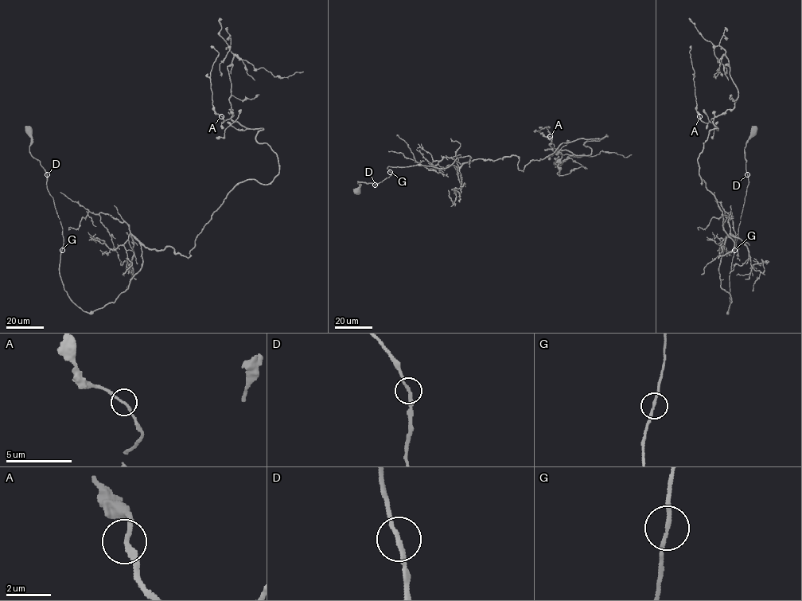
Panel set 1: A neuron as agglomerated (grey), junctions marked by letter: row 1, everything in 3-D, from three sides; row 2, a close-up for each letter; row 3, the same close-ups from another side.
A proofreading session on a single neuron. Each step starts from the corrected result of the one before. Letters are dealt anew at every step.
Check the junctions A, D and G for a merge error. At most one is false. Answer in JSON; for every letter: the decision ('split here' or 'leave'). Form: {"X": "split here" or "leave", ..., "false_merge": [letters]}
{"A": "leave", "D": "leave", "G": "leave", "false_merge": []}

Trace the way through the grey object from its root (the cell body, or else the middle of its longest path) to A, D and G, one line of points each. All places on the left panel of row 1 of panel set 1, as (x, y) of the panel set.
A: (29, 132), (64, 290), (92, 313), (142, 244), (188, 257), (236, 185), (278, 174), (263, 129), (221, 116)
D: (29, 132), (31, 138), (29, 153), (40, 161), (46, 174)
G: (29, 132), (31, 138), (29, 153), (40, 161), (46, 174), (47, 189), (53, 199), (62, 228), (62, 250)

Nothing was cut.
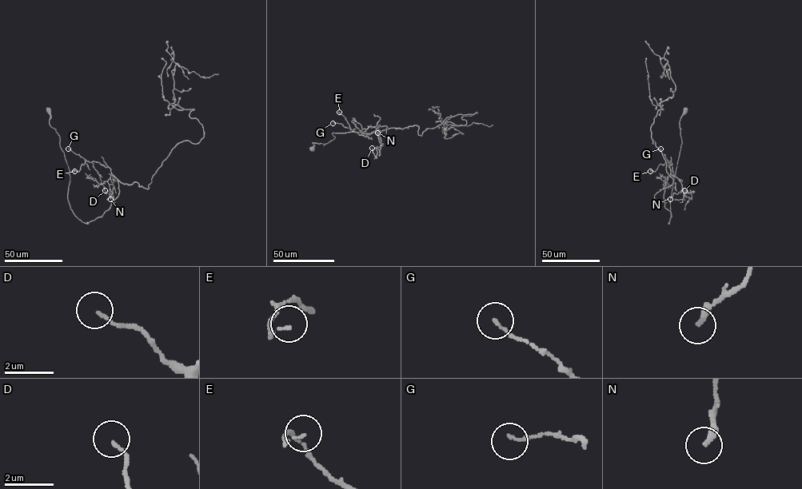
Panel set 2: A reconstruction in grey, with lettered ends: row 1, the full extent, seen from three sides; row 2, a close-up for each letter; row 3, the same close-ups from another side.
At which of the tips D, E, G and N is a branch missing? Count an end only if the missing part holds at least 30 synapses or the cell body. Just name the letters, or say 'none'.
none

